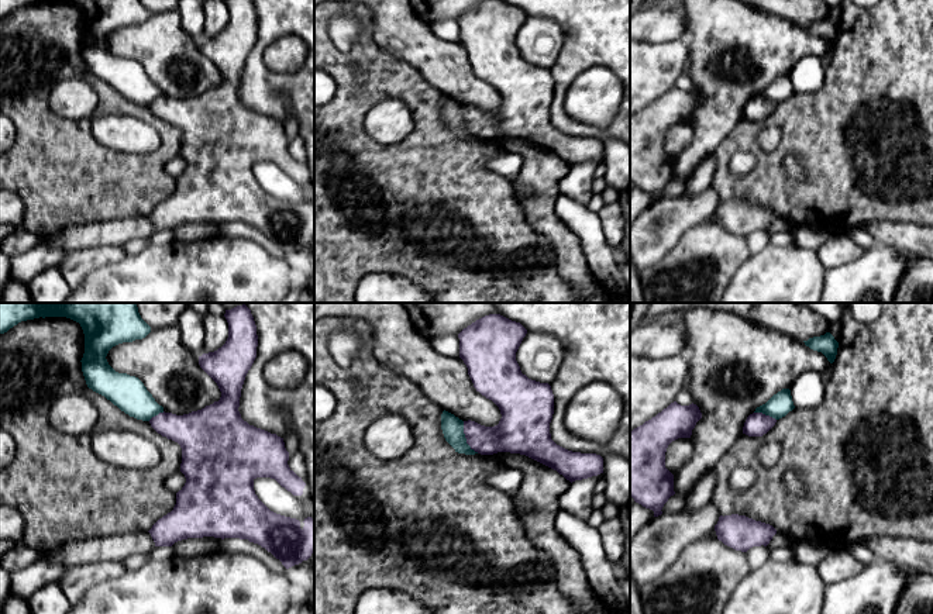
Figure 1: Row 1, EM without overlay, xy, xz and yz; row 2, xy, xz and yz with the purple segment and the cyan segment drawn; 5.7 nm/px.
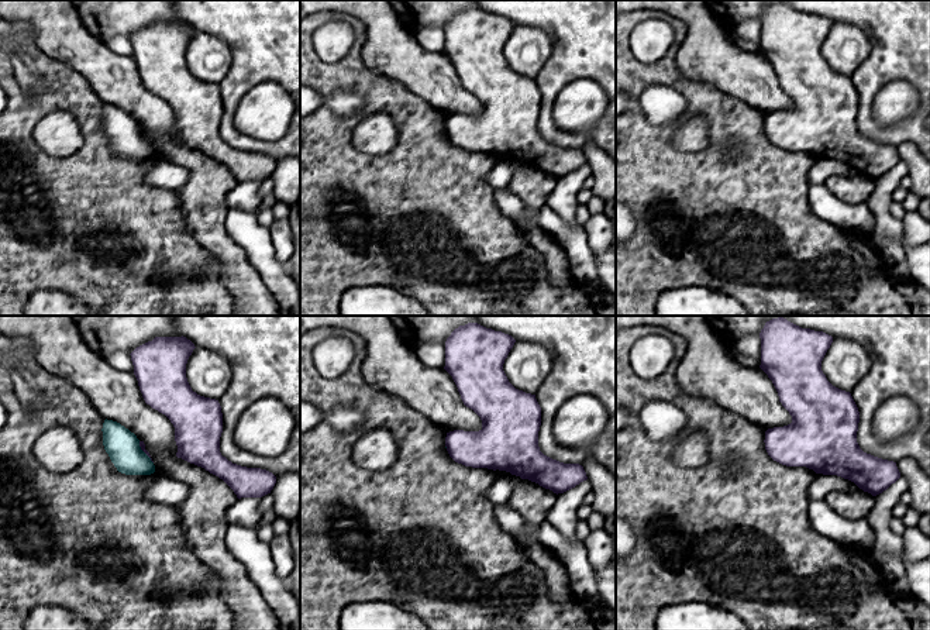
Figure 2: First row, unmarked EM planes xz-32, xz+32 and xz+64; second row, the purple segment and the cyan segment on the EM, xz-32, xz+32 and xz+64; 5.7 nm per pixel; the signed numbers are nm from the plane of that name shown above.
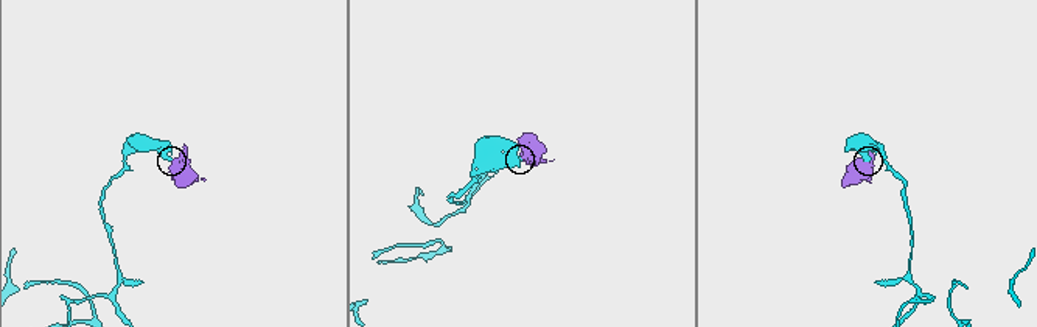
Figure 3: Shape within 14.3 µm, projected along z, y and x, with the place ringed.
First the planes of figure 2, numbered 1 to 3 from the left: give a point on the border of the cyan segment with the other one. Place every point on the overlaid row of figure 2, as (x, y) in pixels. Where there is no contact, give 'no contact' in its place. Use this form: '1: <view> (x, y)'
1: xz-32 (144, 451)
2: no contact
3: no contact

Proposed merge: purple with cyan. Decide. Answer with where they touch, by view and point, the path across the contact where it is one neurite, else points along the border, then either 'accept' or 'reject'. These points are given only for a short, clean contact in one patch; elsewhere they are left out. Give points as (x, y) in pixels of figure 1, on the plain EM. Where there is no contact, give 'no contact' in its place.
meets purple in xz at (465, 121); border along xz (462, 106), (465, 126), (478, 137); reject

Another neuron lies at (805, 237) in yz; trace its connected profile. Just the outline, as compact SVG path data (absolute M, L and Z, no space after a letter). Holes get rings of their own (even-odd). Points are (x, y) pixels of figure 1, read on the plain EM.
M799 225L795 228L793 238L796 246L817 251L826 242L827 232L826 230L815 230L808 225Z

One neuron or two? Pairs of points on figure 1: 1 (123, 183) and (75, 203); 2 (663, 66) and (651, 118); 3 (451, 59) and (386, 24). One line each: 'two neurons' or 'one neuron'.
1: one neuron
2: one neuron
3: one neuron

